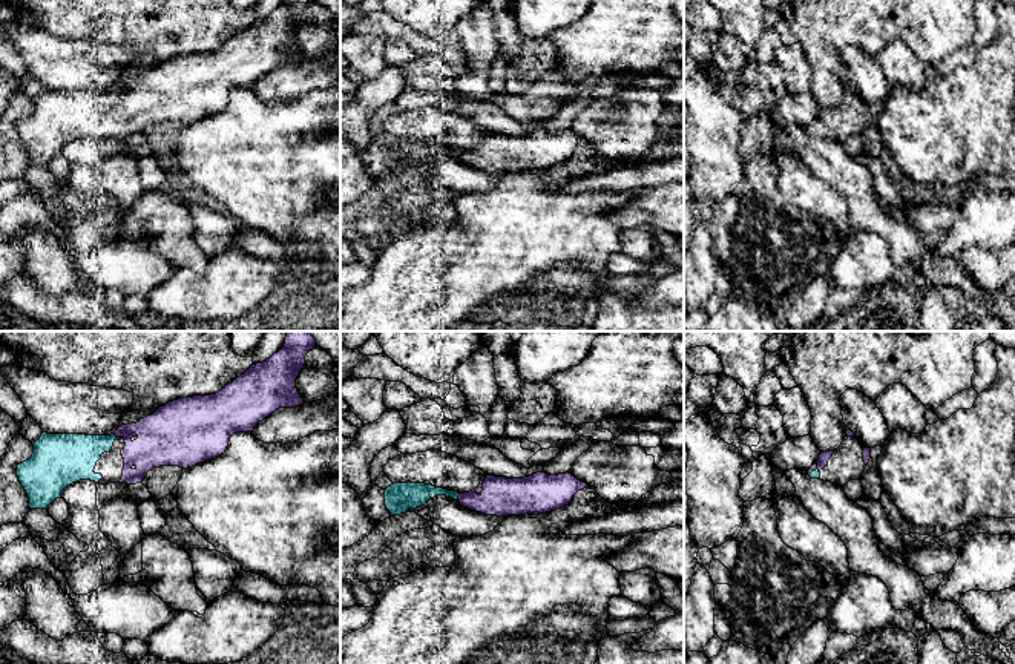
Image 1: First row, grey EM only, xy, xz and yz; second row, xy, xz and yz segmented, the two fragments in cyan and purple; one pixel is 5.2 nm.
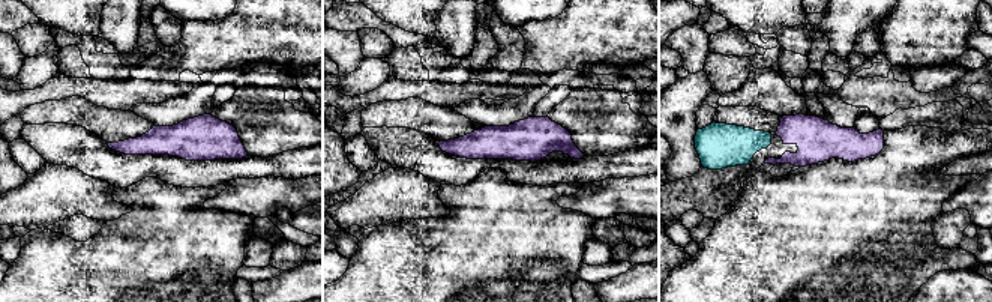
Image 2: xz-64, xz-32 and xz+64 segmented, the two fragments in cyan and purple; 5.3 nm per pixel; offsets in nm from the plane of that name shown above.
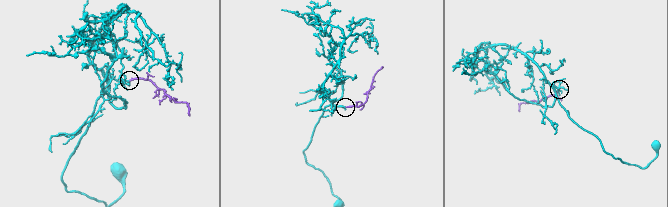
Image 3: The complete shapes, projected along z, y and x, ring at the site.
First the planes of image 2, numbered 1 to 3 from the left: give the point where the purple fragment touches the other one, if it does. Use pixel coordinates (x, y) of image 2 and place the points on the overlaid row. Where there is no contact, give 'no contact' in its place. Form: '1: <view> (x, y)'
1: no contact
2: no contact
3: no contact

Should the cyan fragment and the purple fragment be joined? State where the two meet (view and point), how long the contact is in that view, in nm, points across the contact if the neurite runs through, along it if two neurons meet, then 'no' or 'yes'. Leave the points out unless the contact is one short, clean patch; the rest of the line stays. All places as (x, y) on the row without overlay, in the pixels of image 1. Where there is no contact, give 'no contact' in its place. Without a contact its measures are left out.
xz (457, 154) | 40 nm | yes

